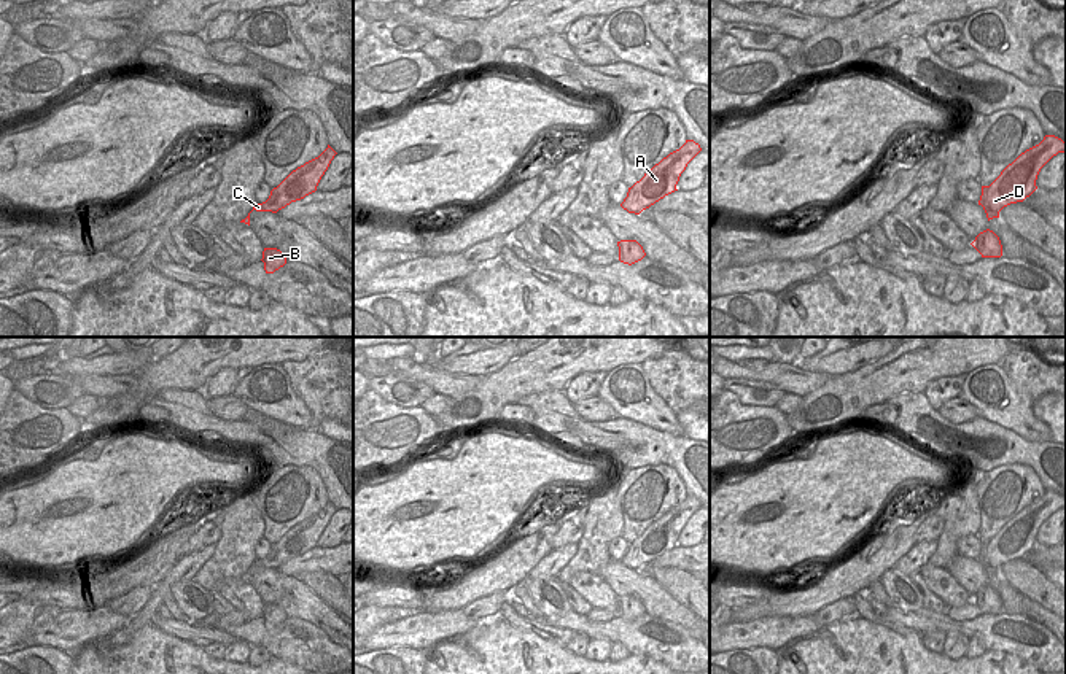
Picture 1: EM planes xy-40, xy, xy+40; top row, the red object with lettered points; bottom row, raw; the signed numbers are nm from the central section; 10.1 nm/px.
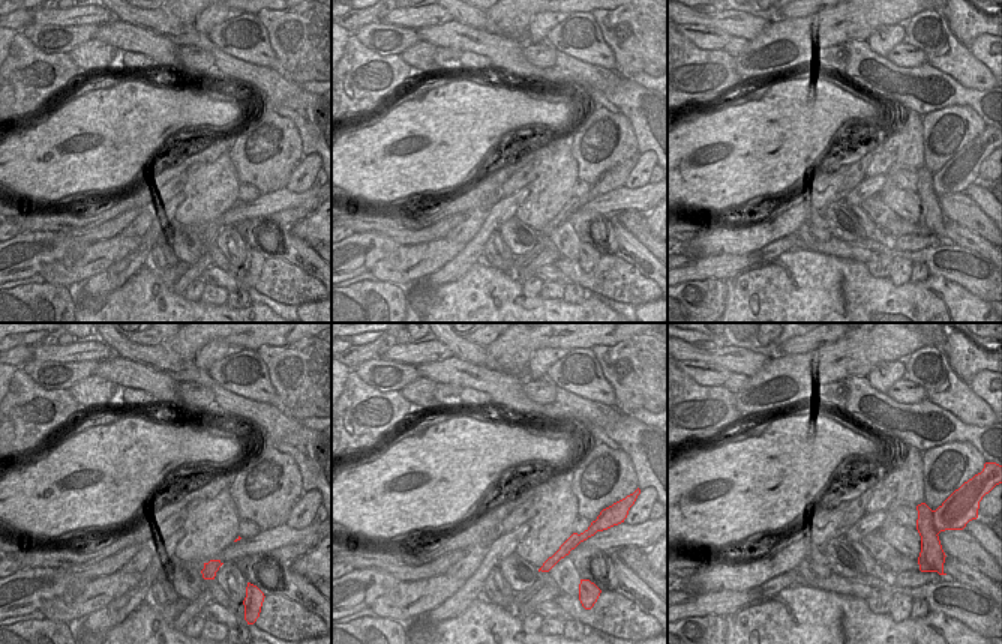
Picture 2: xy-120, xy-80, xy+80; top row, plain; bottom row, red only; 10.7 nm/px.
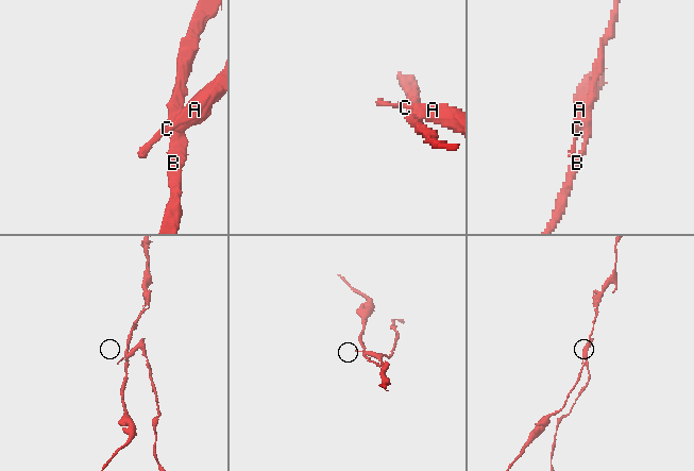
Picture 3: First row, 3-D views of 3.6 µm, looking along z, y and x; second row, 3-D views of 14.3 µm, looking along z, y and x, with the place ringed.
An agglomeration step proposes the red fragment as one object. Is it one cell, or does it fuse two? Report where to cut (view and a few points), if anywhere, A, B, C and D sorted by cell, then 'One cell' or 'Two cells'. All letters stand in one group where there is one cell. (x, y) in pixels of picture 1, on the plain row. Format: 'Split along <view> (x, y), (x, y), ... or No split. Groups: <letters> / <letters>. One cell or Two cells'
Split along xy+40 (987, 542), (985, 563), (998, 569). Groups: A C D / B. Two cells

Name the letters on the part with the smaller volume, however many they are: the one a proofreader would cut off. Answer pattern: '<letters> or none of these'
A, C, D

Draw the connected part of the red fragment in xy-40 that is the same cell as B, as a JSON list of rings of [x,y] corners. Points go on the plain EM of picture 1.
[[[264,604],[263,615],[266,629],[274,629],[286,620],[285,610],[277,604]]]

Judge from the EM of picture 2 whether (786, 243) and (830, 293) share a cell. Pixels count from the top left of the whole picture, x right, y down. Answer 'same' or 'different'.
different

